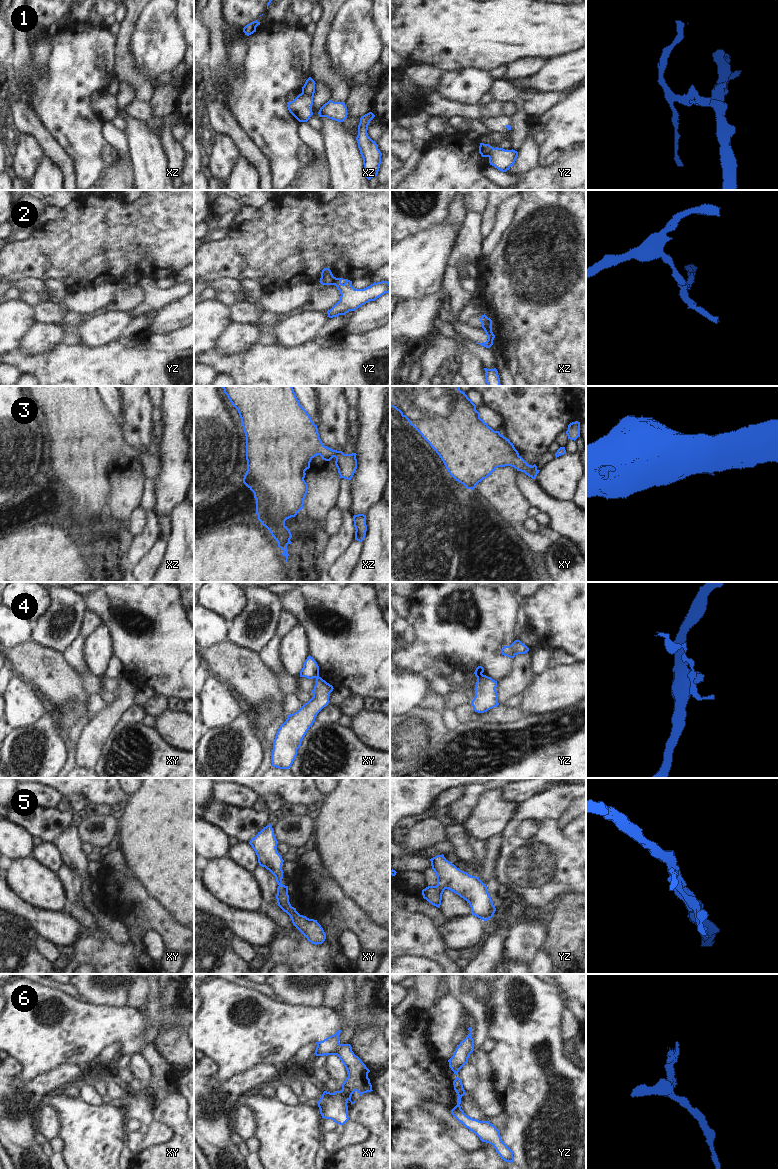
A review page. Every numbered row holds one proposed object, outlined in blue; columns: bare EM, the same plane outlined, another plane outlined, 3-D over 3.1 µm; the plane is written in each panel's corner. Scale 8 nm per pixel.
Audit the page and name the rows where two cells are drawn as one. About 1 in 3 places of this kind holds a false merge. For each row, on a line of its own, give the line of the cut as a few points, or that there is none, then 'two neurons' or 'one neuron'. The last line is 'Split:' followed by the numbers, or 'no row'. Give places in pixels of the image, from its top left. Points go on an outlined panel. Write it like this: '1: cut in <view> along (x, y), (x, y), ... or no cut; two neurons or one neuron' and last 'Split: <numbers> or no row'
1: cut in xz along (301, 93), (312, 99); two neurons
2: cut in xz along (484, 329), (491, 331); two neurons
3: no cut; one neuron
4: cut in yz along (481, 673), (477, 677); two neurons
5: no cut; one neuron
6: cut in xy along (342, 1089), (348, 1099); two neurons
Split: 1, 2, 4, 6

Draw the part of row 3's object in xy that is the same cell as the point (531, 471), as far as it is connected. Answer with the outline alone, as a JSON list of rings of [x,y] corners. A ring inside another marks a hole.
[[[390,386],[390,406],[405,417],[430,444],[443,461],[449,474],[467,489],[473,490],[483,479],[486,479],[498,467],[511,466],[517,471],[524,472],[532,479],[536,479],[540,470],[537,466],[529,465],[515,449],[509,439],[494,431],[476,410],[476,405],[460,390],[460,386]]]

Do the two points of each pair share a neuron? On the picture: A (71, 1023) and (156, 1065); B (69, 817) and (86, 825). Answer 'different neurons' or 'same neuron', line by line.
A: same neuron
B: different neurons

